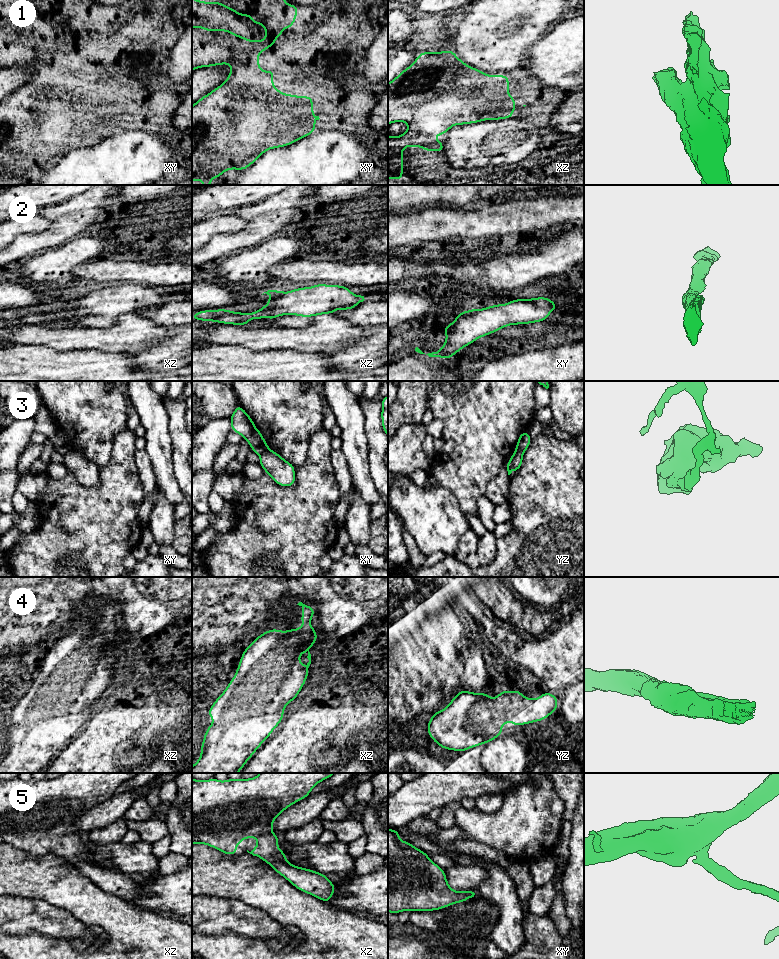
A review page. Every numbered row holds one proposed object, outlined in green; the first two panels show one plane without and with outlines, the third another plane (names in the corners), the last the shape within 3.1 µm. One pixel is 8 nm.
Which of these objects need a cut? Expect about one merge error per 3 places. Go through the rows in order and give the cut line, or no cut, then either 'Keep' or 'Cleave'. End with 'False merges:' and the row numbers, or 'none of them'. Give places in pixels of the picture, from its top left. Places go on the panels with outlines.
1: No split. Keep
2: No split. Keep
3: Split along xy (268, 448), (260, 455). Cleave
4: No split. Keep
5: No split. Keep
False merges: 3

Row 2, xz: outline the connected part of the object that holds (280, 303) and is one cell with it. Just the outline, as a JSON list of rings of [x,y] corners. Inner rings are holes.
[[[317,283],[313,287],[296,288],[288,292],[268,290],[264,293],[269,295],[270,299],[258,311],[248,314],[224,308],[202,310],[192,315],[192,319],[245,326],[254,319],[273,320],[282,315],[313,317],[333,314],[338,309],[351,310],[365,300],[364,296],[355,295],[346,286]]]

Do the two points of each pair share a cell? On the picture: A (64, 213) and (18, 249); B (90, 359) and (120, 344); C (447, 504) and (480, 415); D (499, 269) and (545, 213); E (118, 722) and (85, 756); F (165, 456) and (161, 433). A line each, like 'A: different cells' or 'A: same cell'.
A: same cell
B: different cells
C: different cells
D: different cells
E: same cell
F: same cell

